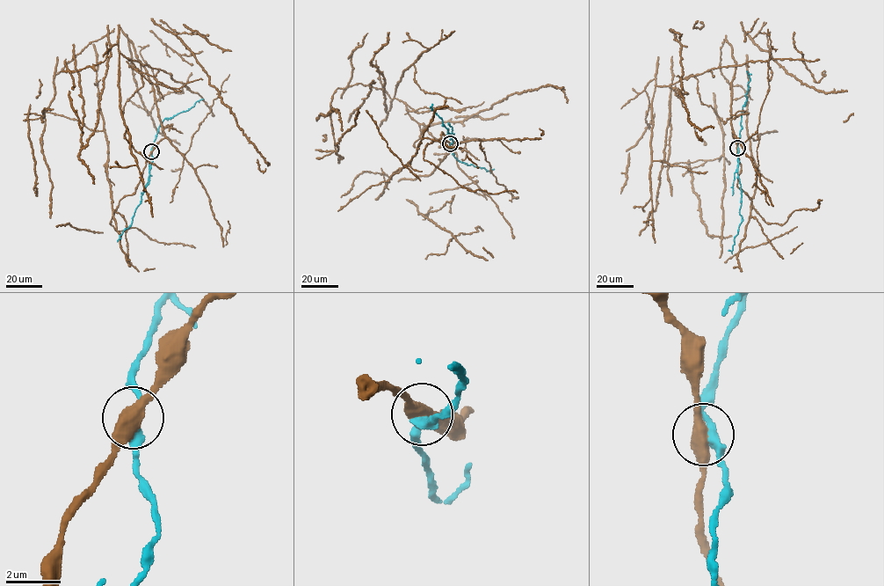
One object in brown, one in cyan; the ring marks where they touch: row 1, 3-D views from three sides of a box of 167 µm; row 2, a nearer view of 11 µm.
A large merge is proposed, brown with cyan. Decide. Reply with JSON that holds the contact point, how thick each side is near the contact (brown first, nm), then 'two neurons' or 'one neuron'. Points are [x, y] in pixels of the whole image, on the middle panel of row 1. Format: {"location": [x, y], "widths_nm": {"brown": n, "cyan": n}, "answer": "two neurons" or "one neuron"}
{"location": [450, 143], "widths_nm": {"brown": 480, "cyan": 360}, "answer": "two neurons"}

